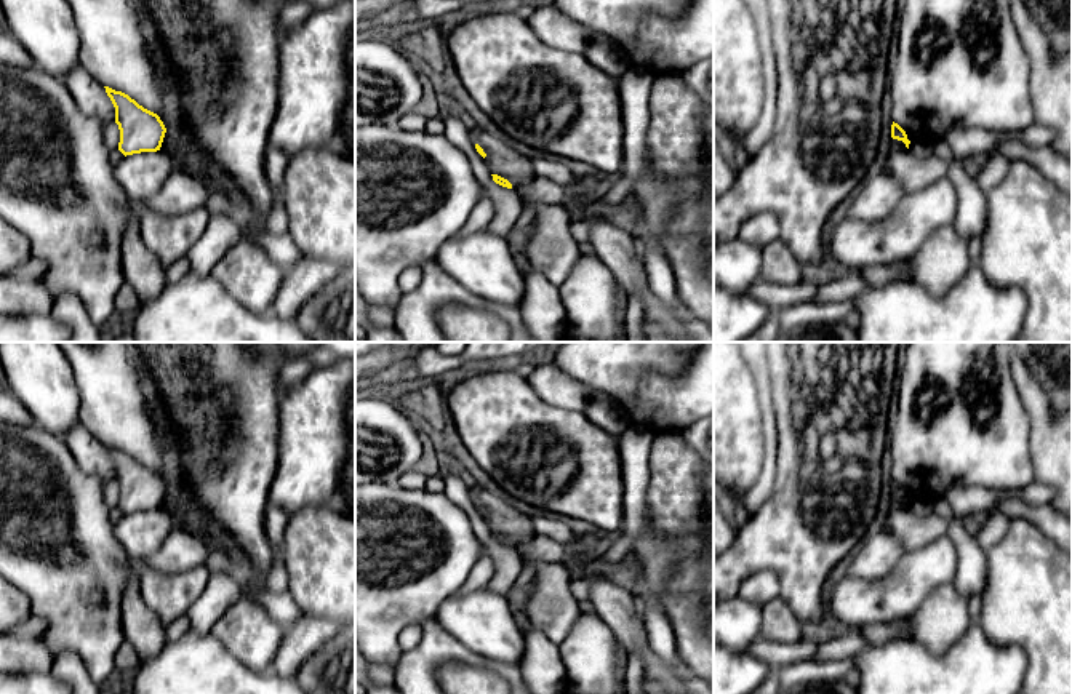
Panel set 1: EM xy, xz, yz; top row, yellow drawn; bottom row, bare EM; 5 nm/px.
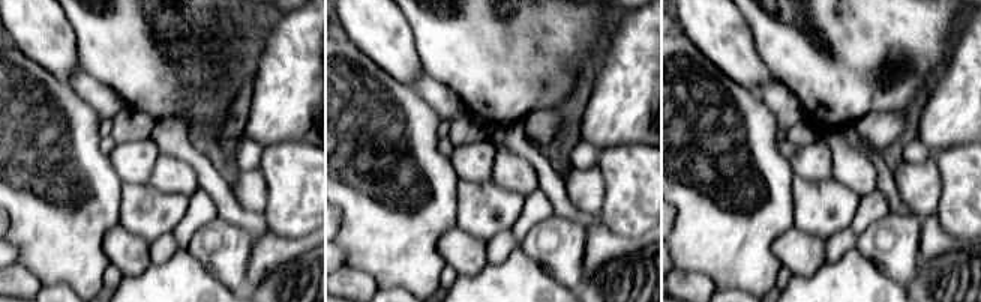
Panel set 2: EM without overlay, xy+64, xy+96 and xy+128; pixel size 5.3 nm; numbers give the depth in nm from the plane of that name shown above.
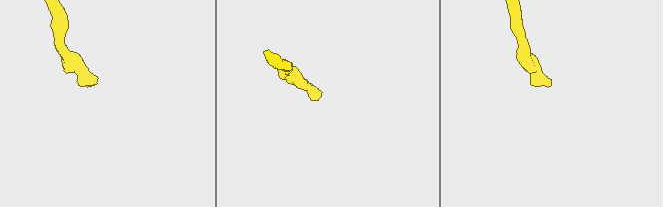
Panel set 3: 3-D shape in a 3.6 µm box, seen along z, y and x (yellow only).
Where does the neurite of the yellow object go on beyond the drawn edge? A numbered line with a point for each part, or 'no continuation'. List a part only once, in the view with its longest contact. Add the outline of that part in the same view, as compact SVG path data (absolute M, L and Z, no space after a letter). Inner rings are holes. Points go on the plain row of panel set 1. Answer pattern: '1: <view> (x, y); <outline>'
no continuation

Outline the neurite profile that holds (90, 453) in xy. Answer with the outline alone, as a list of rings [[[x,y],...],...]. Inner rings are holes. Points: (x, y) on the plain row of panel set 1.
[[[80,422],[72,425],[62,440],[75,457],[80,470],[101,478],[115,480],[115,465],[107,454],[104,443]]]

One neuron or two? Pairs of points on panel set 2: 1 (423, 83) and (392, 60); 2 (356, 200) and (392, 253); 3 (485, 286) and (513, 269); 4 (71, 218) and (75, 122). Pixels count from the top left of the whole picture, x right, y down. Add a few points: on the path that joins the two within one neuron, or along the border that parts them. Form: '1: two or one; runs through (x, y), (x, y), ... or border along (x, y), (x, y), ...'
1: two; border along (425, 74), (410, 84)
2: one; runs through (369, 214), (392, 239)
3: one; runs through (492, 286), (497, 286), (506, 277)
4: one; runs through (62, 194), (62, 169), (66, 164), (66, 146)

